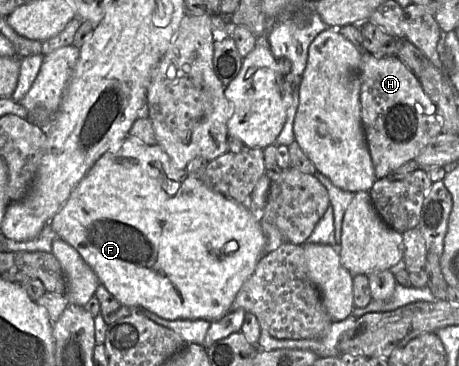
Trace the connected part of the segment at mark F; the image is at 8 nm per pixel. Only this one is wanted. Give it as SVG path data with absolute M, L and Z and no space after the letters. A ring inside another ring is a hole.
M130 136L116 148L105 152L91 167L79 184L73 189L70 197L50 221L57 236L78 251L83 260L96 273L100 284L123 305L136 310L148 310L168 320L218 321L230 312L230 307L246 280L253 274L259 260L264 254L266 238L260 221L263 212L255 216L246 203L238 203L219 192L208 188L202 180L192 176L186 169L174 166L166 151L158 144L147 145Z

